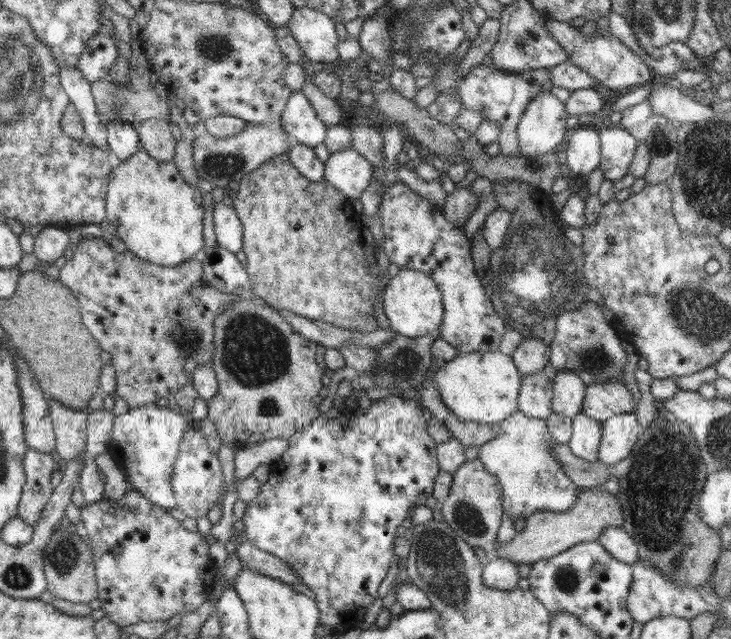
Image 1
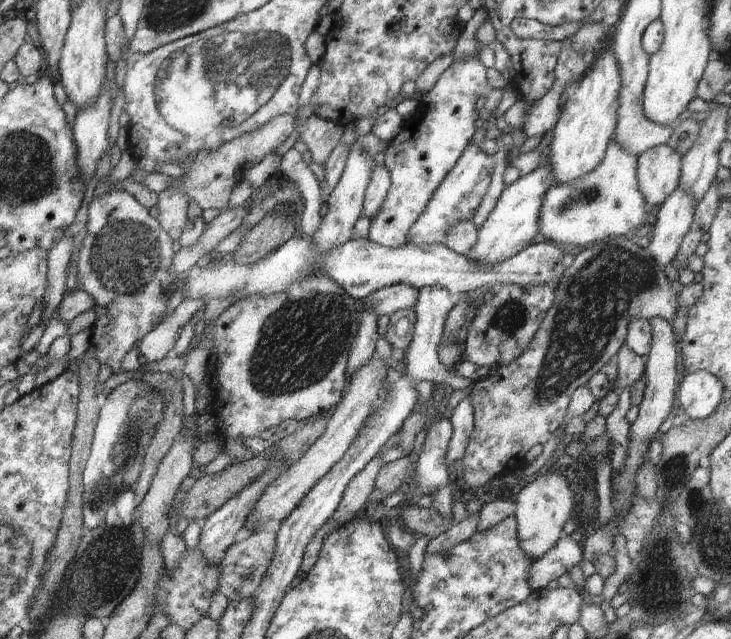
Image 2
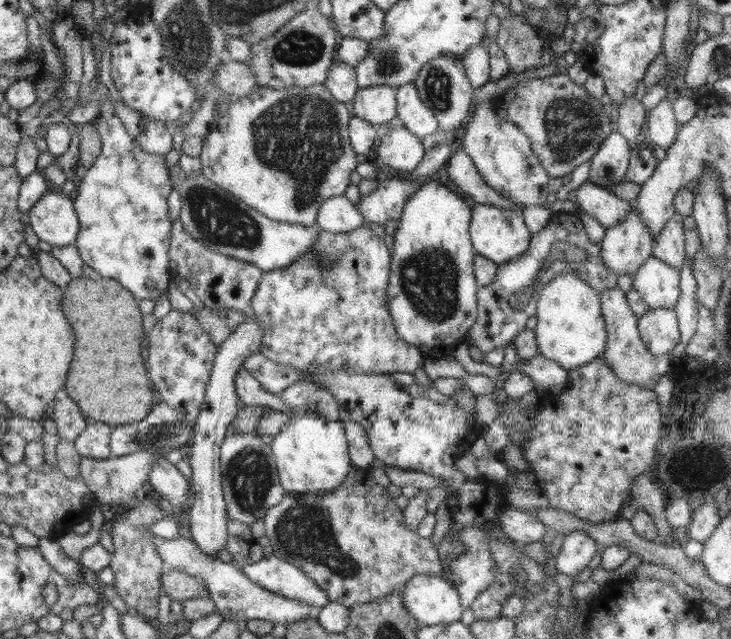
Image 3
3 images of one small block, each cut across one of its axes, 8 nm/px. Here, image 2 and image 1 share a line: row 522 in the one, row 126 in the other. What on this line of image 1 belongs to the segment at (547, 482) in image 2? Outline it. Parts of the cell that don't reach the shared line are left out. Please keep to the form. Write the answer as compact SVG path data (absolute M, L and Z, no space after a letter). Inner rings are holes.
M552 92L540 93L528 107L524 110L520 122L517 126L517 137L519 142L519 156L538 157L548 152L553 152L554 148L564 140L565 134L570 134L566 130L566 119L570 116L566 112L566 102L560 102Z

